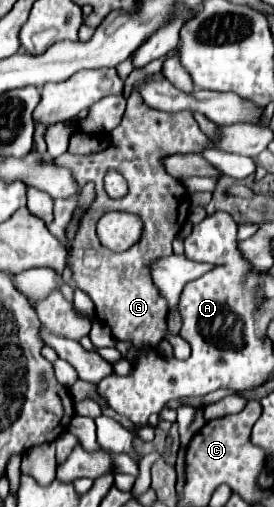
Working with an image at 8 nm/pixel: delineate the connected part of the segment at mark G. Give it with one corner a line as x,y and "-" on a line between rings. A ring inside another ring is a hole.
138,89
130,91
124,119
110,133
110,137
112,145
100,153
64,153
54,161
58,167
72,169
80,187
88,181
96,183
96,201
82,217
72,245
74,253
68,257
68,263
72,265
76,287
88,293
94,301
96,319
106,323
118,341
132,341
138,349
156,349
168,331
168,301
160,295
150,271
156,259
168,257
172,253
172,241
188,219
188,211
192,205
190,193
186,191
182,181
166,173
164,159
176,153
204,153
214,145
210,145
210,139
206,139
206,135
200,131
190,111
164,113
152,109
142,101
-
108,169
116,169
128,181
128,195
122,199
112,199
112,211
130,211
140,215
144,221
142,241
124,253
114,253
106,249
96,235
98,219
110,211
110,197
104,191
104,175
108,173

